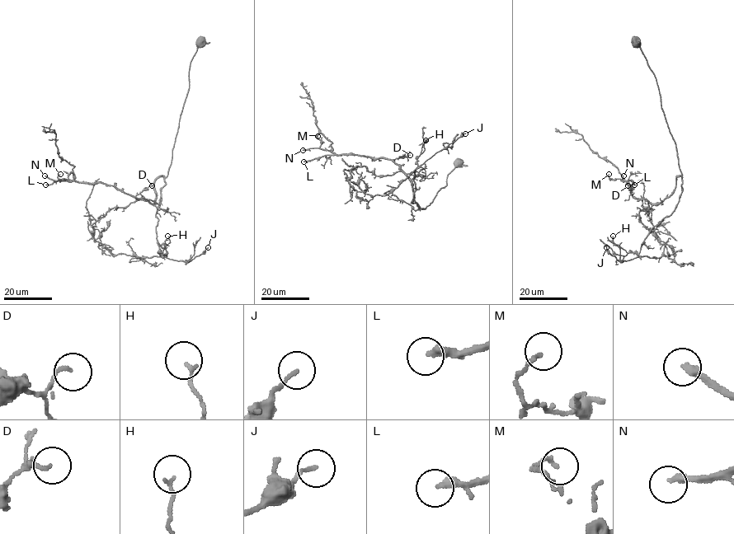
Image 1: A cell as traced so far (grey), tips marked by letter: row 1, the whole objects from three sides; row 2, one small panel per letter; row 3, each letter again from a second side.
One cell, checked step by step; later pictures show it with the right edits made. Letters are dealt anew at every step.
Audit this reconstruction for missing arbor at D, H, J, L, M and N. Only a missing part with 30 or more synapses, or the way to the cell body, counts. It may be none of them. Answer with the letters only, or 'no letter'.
L, N

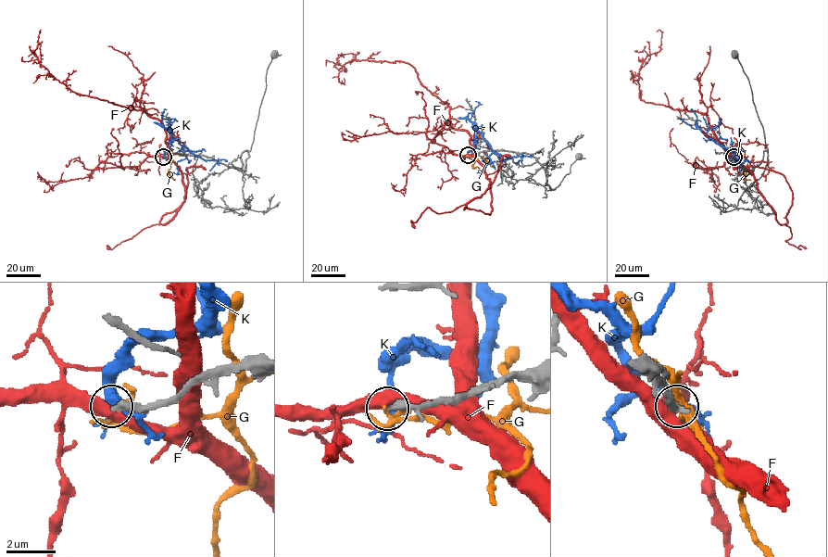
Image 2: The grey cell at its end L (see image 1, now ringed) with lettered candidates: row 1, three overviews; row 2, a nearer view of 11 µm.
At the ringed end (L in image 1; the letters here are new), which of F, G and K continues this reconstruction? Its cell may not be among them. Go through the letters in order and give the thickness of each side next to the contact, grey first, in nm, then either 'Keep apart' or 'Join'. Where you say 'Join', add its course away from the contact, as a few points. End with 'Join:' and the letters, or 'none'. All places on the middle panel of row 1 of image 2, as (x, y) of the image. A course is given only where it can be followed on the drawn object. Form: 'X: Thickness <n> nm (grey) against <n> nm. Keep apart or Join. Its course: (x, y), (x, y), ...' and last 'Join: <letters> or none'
F: Thickness 380 nm (grey) against 480 nm. Keep apart
G: Thickness 380 nm (grey) against 190 nm. Keep apart
K: Thickness 240 nm (grey) against 200 nm. Keep apart
Join: none

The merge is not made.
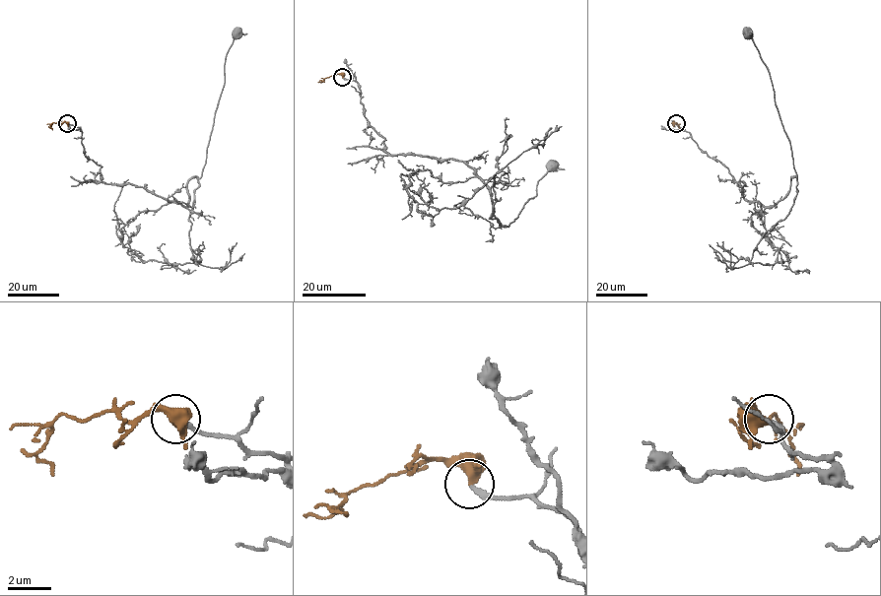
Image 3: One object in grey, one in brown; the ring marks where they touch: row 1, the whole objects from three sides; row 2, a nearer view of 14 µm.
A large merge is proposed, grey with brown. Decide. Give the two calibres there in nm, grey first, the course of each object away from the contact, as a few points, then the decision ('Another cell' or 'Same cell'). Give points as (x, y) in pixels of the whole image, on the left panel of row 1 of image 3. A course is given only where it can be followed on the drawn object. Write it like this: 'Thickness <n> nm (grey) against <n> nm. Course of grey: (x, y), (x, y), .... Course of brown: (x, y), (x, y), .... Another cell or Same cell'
Thickness 200 nm (grey) against 440 nm. Course of grey: (67, 123), (80, 128), (103, 182), (185, 206), (237, 33). Course of brown: (67, 123), (46, 124). Same cell

